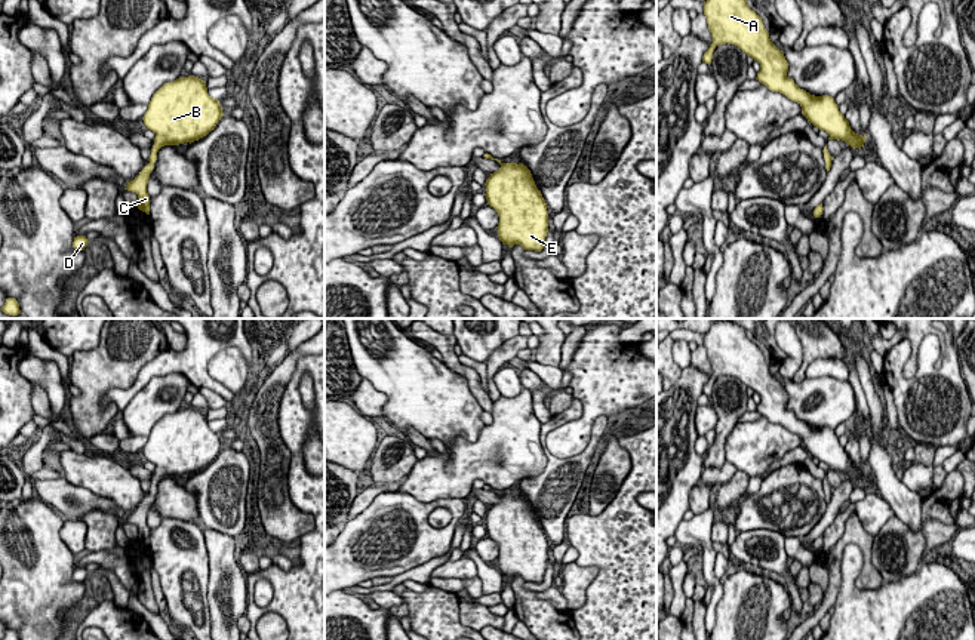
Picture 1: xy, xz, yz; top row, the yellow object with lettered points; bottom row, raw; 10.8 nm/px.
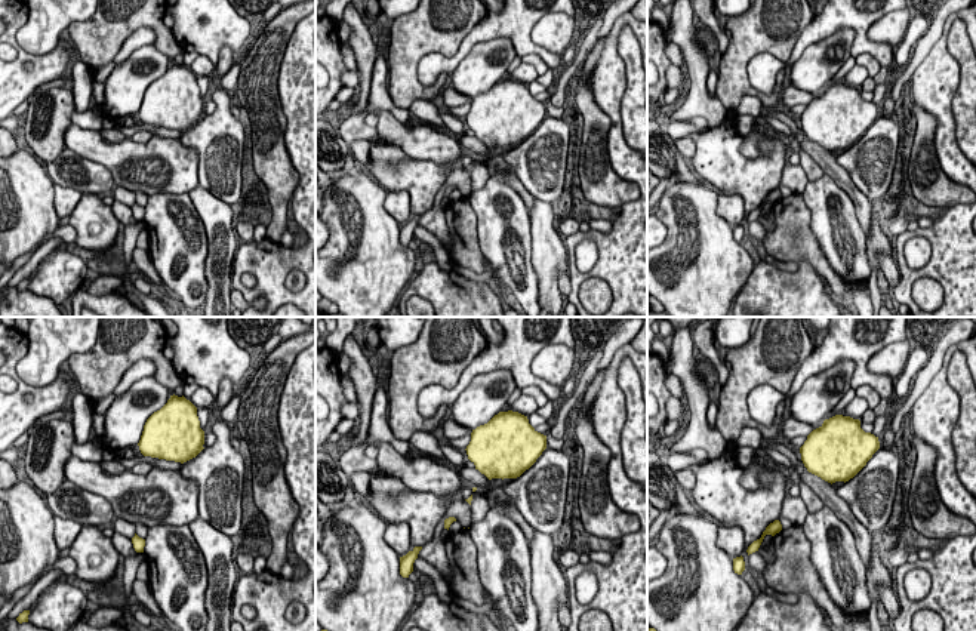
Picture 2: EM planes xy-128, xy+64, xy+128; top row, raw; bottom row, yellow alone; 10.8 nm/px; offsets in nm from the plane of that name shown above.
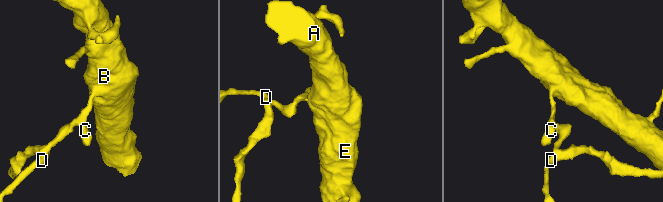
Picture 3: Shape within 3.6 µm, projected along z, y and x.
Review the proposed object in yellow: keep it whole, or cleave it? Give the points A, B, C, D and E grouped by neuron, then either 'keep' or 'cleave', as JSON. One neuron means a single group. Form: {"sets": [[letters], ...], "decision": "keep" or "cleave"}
{"sets": [["A", "B", "C", "D", "E"]], "decision": "keep"}

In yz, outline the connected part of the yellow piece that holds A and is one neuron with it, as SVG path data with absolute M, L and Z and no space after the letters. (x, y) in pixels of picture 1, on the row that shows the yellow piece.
M707 0L704 15L713 43L704 53L702 62L711 64L713 52L719 44L738 46L760 64L756 80L769 90L779 92L797 102L808 121L819 130L825 130L830 135L828 139L842 139L853 150L864 148L867 136L851 129L834 98L811 95L787 77L788 62L782 50L771 41L762 18L748 7L747 0Z

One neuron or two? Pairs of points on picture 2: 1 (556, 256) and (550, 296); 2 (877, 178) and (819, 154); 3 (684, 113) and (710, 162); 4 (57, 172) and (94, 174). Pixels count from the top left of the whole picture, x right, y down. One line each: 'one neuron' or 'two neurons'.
1: one neuron
2: two neurons
3: two neurons
4: one neuron

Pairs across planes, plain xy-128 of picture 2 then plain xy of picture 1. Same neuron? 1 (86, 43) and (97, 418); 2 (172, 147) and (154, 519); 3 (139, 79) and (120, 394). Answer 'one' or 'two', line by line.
1: one
2: two
3: two

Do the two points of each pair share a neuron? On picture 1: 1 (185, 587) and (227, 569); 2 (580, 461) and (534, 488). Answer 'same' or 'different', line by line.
1: different
2: same

